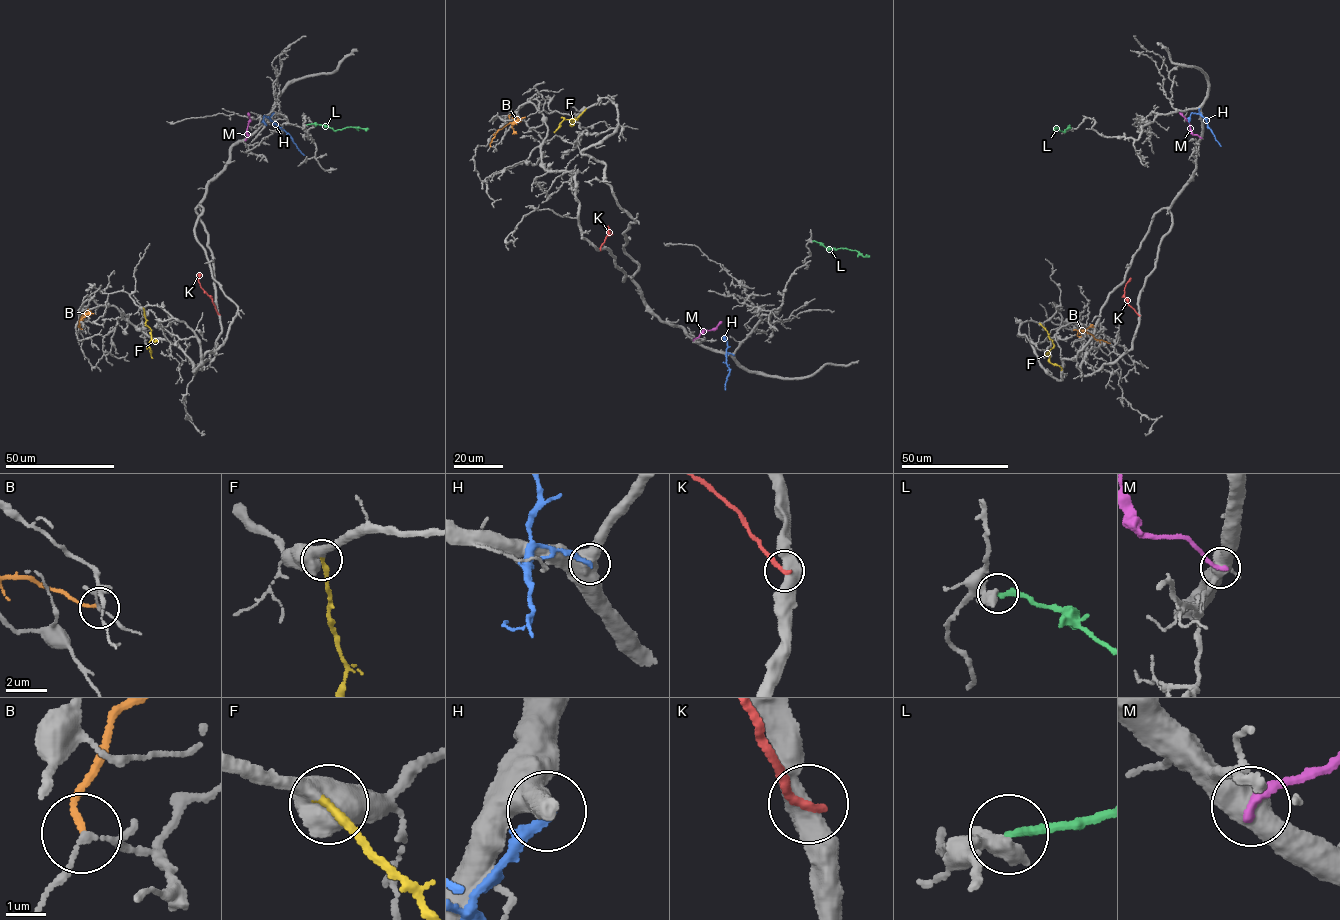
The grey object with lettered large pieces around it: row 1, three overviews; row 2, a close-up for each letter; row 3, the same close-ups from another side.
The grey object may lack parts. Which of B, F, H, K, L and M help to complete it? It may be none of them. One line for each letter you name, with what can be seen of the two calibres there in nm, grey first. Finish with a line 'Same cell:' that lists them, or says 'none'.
F: 600/240 nm
Same cell: F

